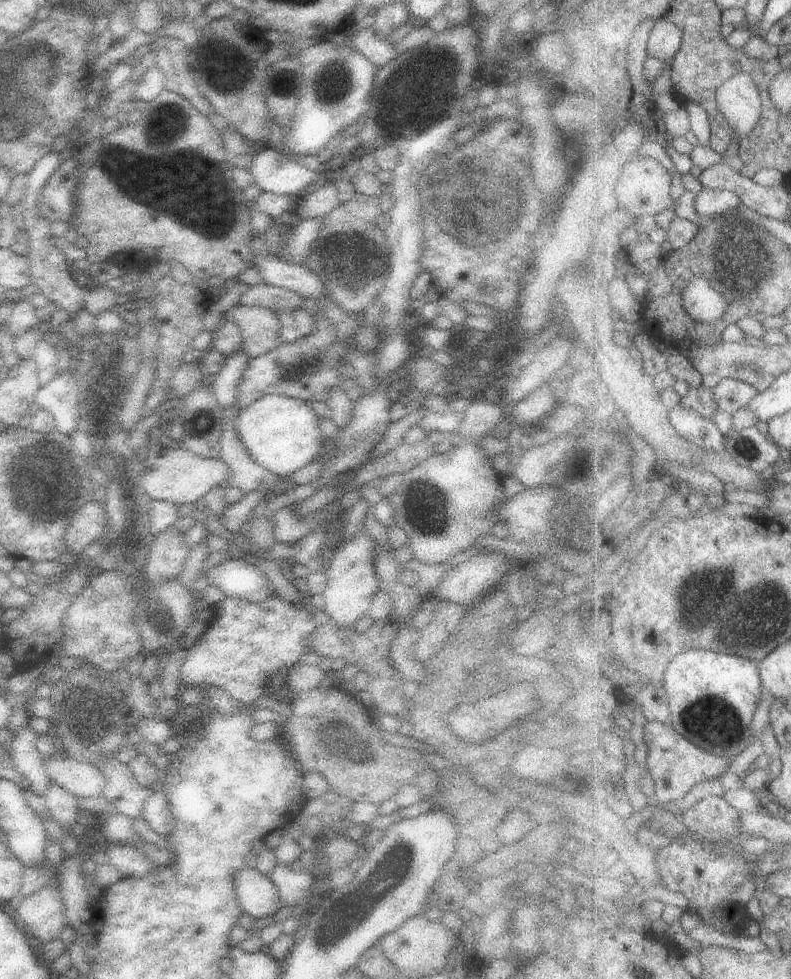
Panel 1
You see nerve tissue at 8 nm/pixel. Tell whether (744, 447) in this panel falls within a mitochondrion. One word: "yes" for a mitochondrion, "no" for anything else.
yes

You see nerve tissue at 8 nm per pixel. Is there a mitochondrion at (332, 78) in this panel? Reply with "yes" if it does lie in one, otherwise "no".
yes

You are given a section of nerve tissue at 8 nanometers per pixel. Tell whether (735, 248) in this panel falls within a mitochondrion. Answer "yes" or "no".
yes

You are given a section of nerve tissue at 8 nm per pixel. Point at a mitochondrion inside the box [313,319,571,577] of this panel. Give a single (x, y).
(427, 505)

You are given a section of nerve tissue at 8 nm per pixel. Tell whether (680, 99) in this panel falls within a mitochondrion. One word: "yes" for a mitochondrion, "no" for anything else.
no

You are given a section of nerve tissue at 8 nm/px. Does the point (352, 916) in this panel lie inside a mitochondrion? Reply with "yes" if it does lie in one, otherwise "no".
yes

